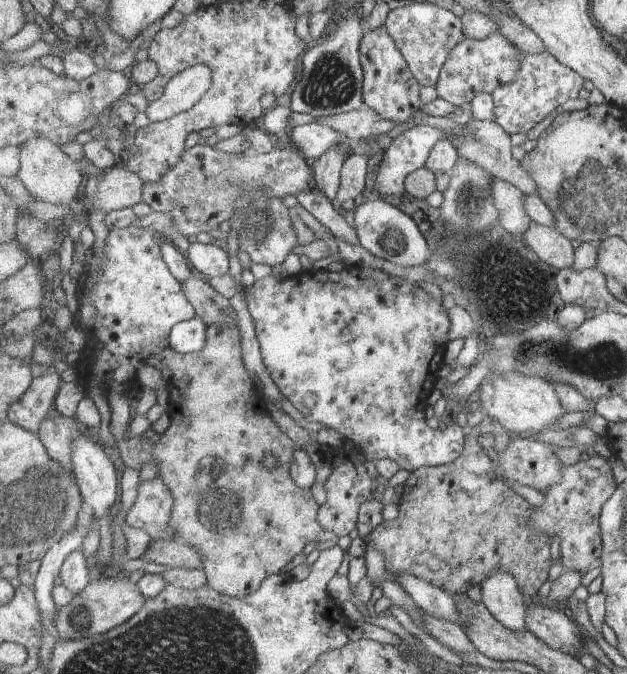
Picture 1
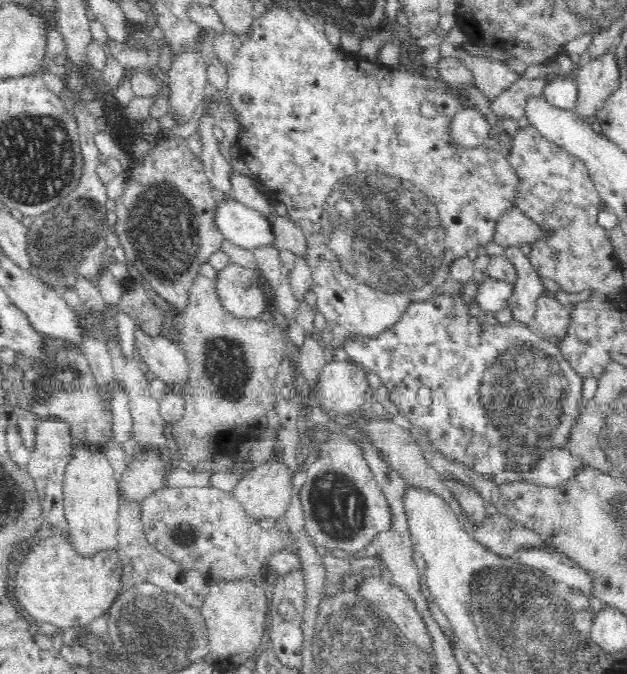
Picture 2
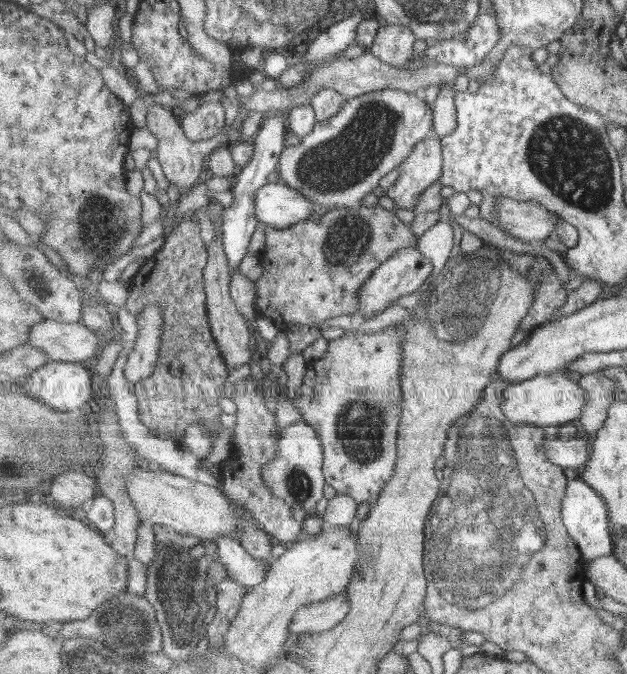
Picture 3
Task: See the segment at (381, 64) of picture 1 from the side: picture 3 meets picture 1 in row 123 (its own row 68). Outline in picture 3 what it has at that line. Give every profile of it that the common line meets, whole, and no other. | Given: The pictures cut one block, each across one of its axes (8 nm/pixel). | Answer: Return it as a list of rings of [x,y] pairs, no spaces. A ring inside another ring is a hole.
[[[384,23],[371,48],[376,58],[395,69],[410,67],[414,56],[415,34],[411,27]]]

